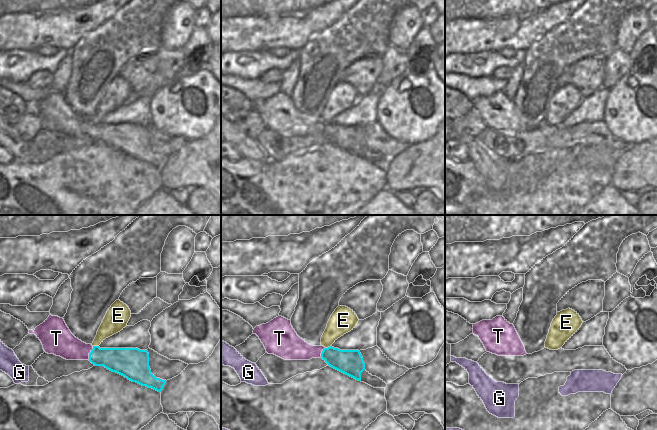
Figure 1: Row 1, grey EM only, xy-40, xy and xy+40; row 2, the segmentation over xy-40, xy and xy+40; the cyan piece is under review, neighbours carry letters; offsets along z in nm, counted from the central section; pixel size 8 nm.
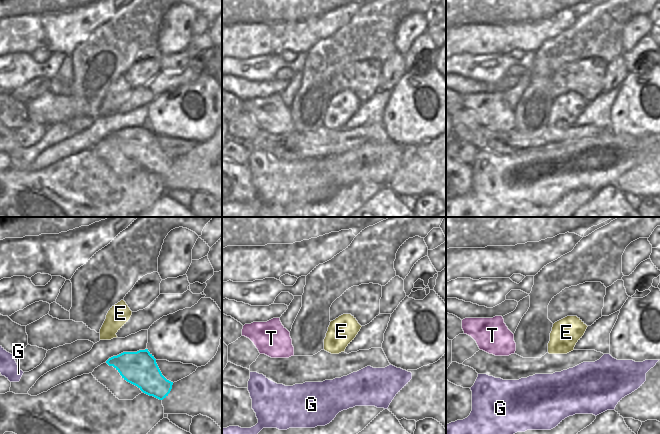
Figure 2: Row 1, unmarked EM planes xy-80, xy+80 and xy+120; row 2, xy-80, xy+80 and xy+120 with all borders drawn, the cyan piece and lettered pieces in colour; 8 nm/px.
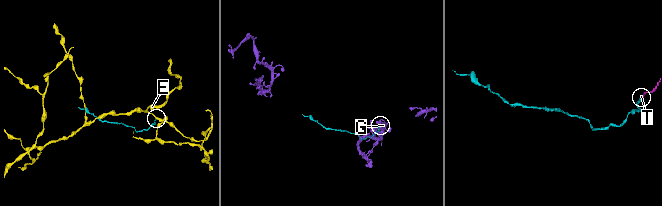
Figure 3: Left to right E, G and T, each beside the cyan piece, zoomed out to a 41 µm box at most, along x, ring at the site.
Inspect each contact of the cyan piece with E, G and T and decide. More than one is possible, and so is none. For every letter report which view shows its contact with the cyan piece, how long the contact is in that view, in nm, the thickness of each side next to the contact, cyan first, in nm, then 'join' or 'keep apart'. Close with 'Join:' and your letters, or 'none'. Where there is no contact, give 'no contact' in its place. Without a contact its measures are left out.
E: meets cyan in xy-40; contact 50 nm long; 220 nm thick on the cyan side, 180 nm on the other; keep apart
G: no contact; keep apart
T: meets cyan in xy-40; contact 120 nm long; 200 nm thick on the cyan side, 220 nm on the other; join
Join: T

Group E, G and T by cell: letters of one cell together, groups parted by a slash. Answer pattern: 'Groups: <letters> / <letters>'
Groups: E / G / T

